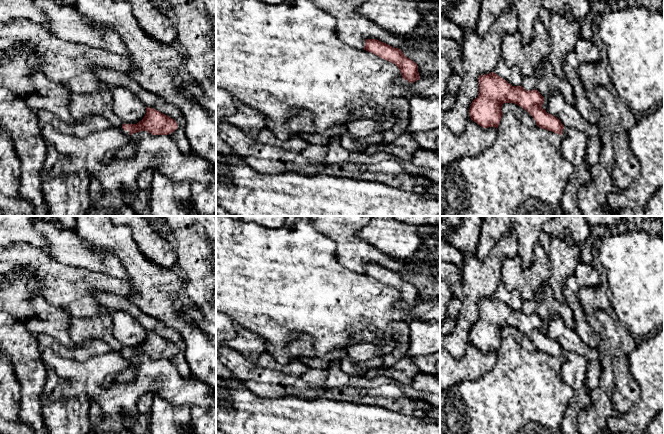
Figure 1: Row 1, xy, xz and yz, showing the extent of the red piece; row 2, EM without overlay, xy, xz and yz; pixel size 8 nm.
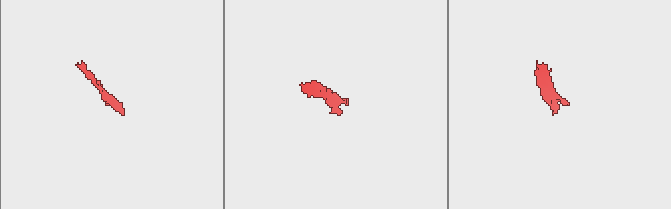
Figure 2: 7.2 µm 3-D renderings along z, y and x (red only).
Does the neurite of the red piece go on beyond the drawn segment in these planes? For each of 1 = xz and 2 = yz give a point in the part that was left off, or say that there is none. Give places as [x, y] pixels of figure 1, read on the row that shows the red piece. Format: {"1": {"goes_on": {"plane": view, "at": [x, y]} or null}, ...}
{"1": {"goes_on": null}, "2": {"goes_on": {"plane": "yz", "at": [574, 144]}}}

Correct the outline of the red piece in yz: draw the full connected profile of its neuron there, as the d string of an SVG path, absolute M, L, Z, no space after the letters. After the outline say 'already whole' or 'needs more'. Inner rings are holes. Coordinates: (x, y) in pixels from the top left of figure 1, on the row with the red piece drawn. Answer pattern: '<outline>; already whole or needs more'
M491 72L480 75L479 94L470 106L471 120L483 128L499 126L504 103L514 103L525 109L538 127L552 131L563 137L561 155L573 167L562 198L561 208L566 216L583 216L578 209L578 191L590 179L586 166L588 137L573 127L565 127L561 121L542 108L544 97L538 90L525 90L522 86L512 86L506 80Z; needs more

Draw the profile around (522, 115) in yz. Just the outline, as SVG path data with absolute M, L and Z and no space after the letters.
M504 103L502 105L502 113L506 114L508 112L511 112L514 114L514 116L524 125L528 127L535 127L537 126L535 120L533 117L522 107L518 106L514 103Z

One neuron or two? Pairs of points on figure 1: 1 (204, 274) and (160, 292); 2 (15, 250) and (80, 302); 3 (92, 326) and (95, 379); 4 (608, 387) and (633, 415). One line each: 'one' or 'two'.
1: two
2: one
3: two
4: two

